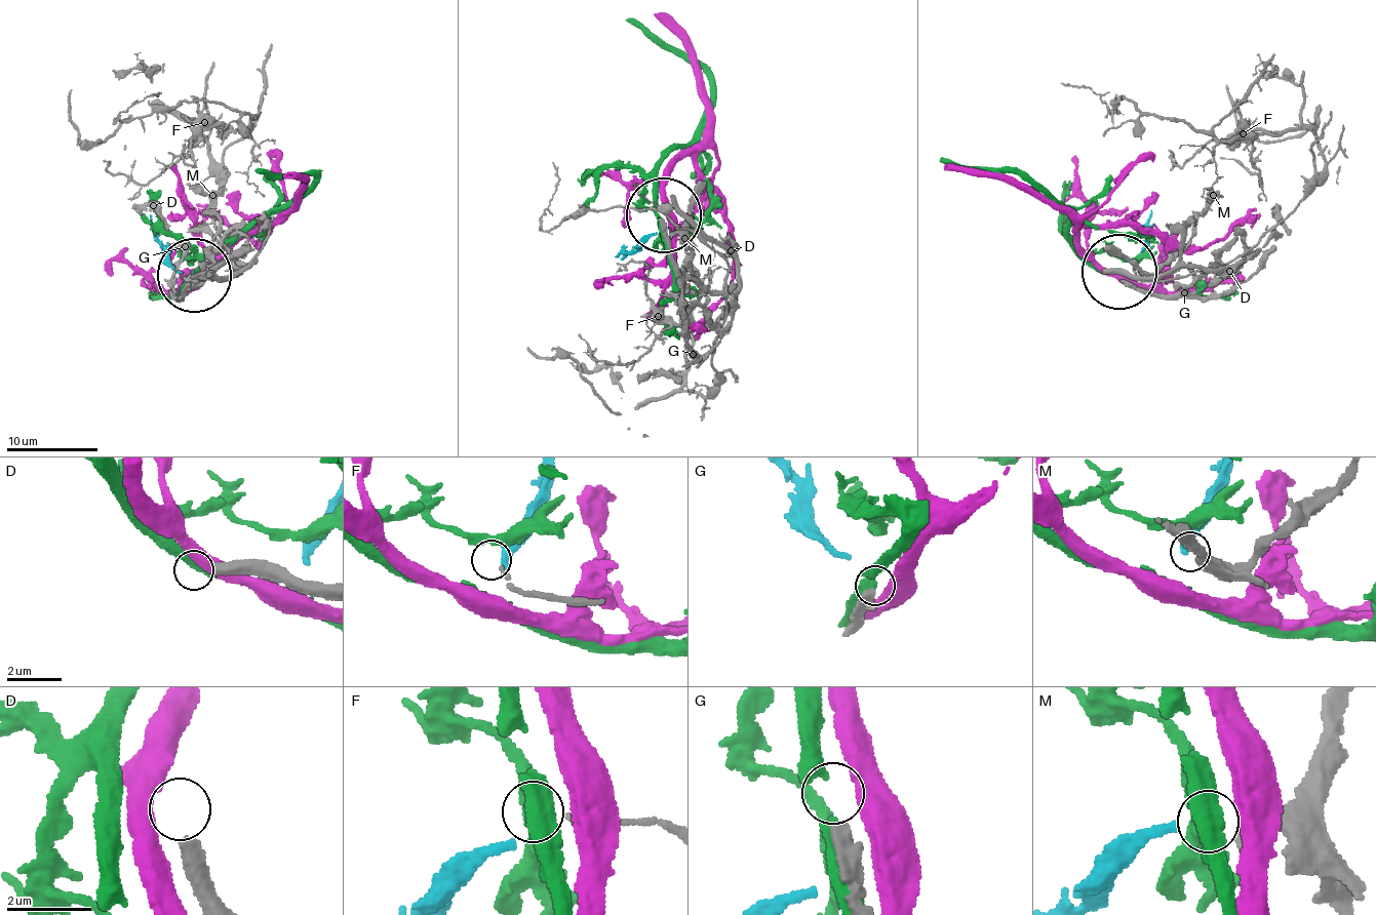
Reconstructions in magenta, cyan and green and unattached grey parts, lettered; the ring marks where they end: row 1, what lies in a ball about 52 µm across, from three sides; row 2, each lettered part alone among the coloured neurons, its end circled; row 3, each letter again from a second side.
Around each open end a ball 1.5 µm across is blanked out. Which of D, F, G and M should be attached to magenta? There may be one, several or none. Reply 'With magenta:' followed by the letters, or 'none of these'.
With magenta: none of these

